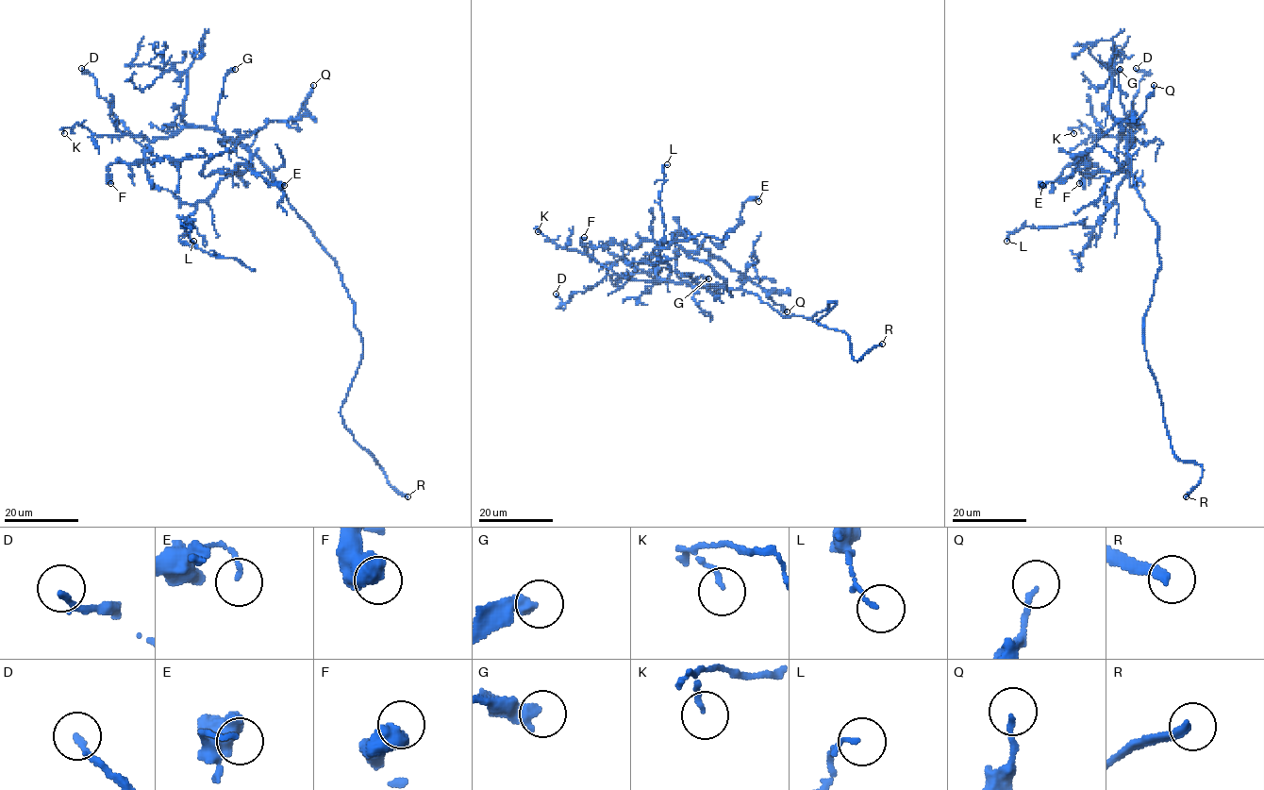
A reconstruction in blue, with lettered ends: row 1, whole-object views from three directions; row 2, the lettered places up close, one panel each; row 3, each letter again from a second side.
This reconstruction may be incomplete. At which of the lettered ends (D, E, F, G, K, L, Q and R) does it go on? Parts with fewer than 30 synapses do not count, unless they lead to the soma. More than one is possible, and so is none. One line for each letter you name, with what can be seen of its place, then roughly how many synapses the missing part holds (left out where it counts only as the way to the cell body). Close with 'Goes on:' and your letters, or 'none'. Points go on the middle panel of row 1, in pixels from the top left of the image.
R: place (882, 344)
Goes on: R

